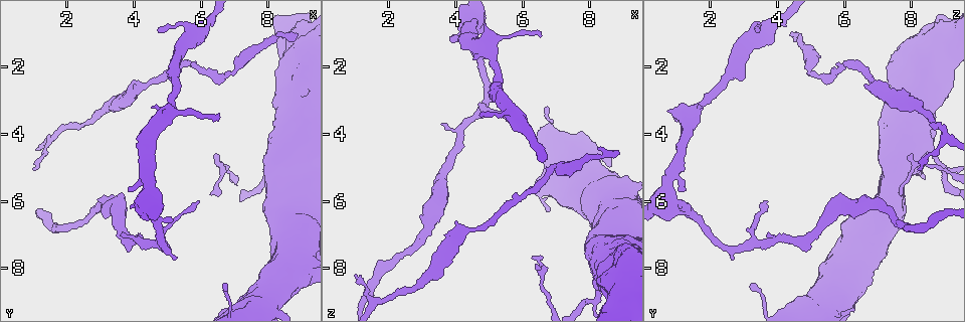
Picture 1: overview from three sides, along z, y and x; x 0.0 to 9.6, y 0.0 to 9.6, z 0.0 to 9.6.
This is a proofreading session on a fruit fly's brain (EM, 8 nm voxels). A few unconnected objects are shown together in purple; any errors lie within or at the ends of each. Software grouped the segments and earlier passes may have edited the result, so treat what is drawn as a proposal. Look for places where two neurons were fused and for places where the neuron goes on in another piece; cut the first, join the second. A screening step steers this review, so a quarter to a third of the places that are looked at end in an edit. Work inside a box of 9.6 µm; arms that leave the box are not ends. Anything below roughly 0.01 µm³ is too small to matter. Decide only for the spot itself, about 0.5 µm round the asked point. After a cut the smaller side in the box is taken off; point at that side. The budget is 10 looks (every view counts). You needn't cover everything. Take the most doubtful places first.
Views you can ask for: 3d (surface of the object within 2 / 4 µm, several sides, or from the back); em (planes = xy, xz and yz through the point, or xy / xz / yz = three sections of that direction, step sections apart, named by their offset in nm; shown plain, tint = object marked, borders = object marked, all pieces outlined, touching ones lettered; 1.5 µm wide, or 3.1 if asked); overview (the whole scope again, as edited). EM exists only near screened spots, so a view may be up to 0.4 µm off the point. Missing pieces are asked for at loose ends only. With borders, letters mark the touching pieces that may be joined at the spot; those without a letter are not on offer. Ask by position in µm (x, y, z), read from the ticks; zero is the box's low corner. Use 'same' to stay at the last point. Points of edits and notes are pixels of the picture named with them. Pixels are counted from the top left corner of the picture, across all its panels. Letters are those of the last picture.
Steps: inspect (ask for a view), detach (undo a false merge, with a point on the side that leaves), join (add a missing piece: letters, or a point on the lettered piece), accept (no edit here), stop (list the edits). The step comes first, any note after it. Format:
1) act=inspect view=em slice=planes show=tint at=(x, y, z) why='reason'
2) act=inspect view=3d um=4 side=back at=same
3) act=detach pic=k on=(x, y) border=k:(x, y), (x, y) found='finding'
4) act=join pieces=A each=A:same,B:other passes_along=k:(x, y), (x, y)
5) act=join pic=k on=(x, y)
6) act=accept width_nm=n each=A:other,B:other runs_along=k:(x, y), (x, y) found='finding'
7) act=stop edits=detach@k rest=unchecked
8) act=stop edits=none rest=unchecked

act=inspect view=3d um=4 at=(3.85, 6.20, 1.10) why='branch stops here'

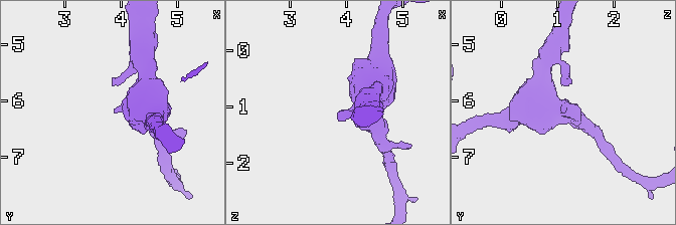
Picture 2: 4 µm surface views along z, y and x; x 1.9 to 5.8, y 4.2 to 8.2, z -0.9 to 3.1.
act=inspect view=em slice=planes show=plain at=(3.90, 6.15, 1.10)

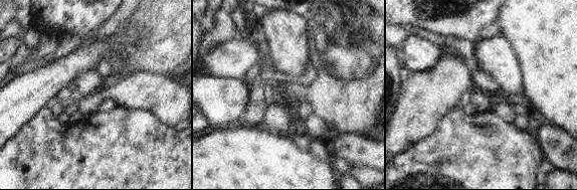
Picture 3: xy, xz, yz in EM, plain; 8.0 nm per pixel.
act=inspect view=em slice=planes show=borders at=same

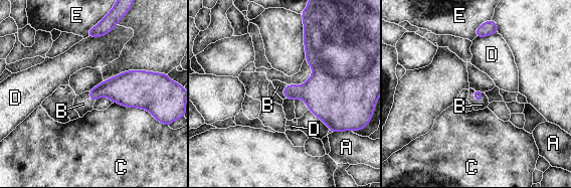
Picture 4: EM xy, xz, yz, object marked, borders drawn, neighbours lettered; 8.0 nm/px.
act=join pieces=B each=A:other,B:same,C:other,D:other,E:other passes_along=4:(478, 95), (473, 98), (482, 105) found='it goes on there'

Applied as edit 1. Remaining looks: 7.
act=inspect view=em slice=xz step=8 show=borders at=(8.15, 5.10, 9.00) why='calibre changes'

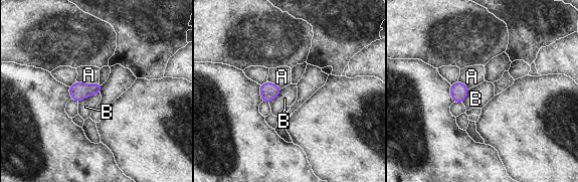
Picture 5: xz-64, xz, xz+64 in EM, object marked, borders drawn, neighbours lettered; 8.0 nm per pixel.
act=accept width_nm=100 each=A:other,B:other border=5:(100, 93), (89, 95), (77, 102) found='continuous, no second neuron'

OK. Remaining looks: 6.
act=stop edits=join@4 rest=unchecked

